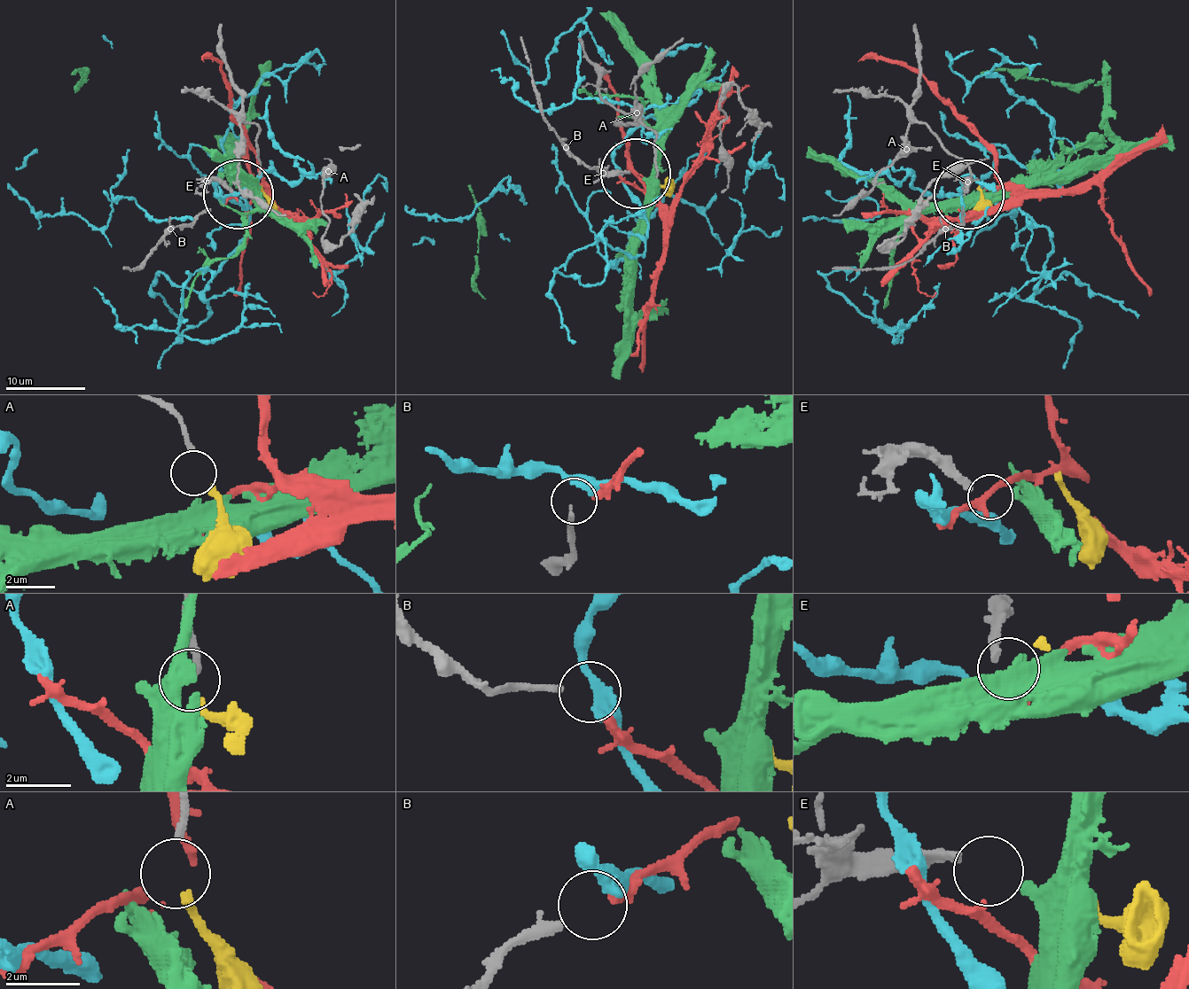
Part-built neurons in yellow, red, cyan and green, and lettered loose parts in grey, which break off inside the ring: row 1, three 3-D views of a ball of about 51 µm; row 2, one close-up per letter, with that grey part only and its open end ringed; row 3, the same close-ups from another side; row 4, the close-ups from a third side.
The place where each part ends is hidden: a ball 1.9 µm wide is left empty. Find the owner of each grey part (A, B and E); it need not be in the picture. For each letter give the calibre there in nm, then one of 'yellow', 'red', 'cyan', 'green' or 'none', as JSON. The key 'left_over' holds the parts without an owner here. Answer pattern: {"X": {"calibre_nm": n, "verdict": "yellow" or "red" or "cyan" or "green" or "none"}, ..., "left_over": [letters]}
{"A": {"calibre_nm": 220, "verdict": "yellow"}, "B": {"calibre_nm": 240, "verdict": "red"}, "E": {"calibre_nm": 280, "verdict": "green"}, "left_over": []}

